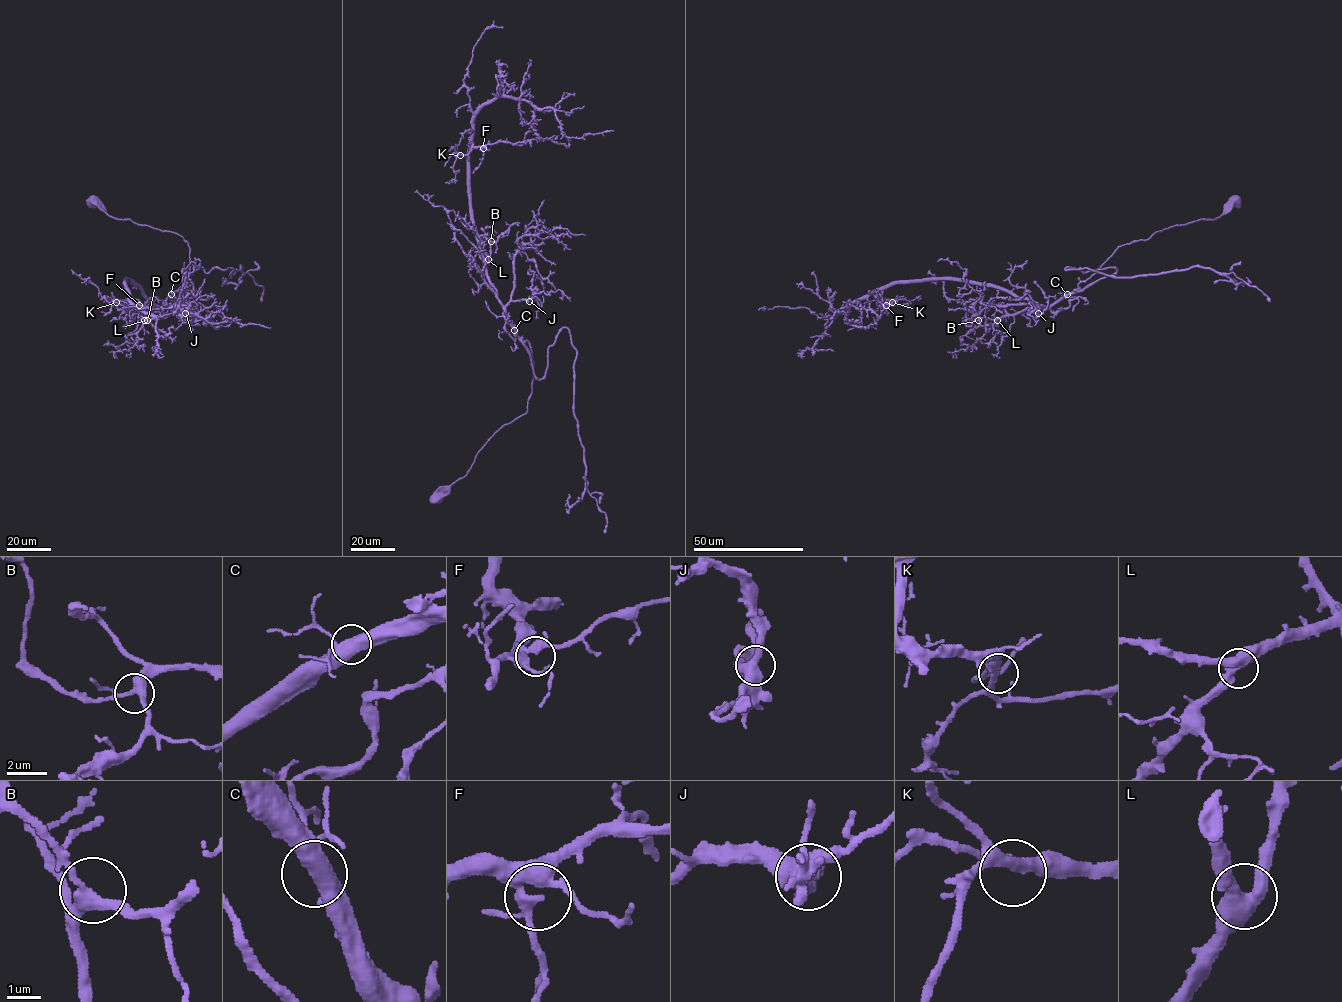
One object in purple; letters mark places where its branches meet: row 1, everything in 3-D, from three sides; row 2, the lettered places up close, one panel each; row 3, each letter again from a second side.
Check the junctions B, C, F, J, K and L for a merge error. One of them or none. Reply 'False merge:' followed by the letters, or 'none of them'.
False merge: none of them

